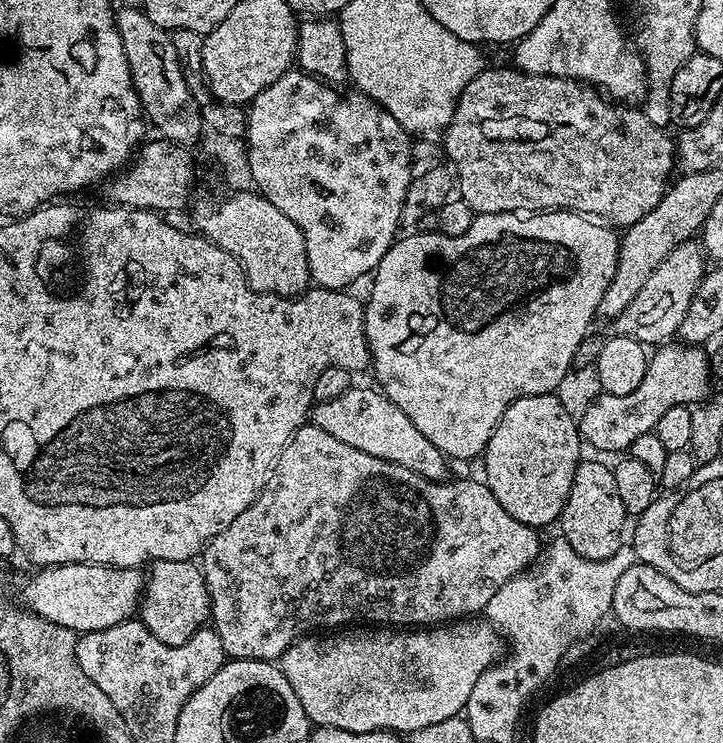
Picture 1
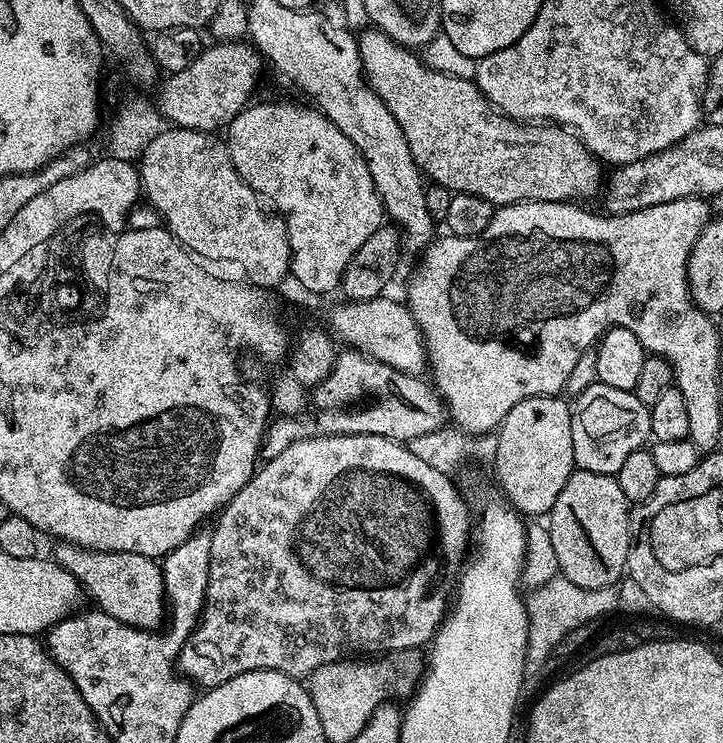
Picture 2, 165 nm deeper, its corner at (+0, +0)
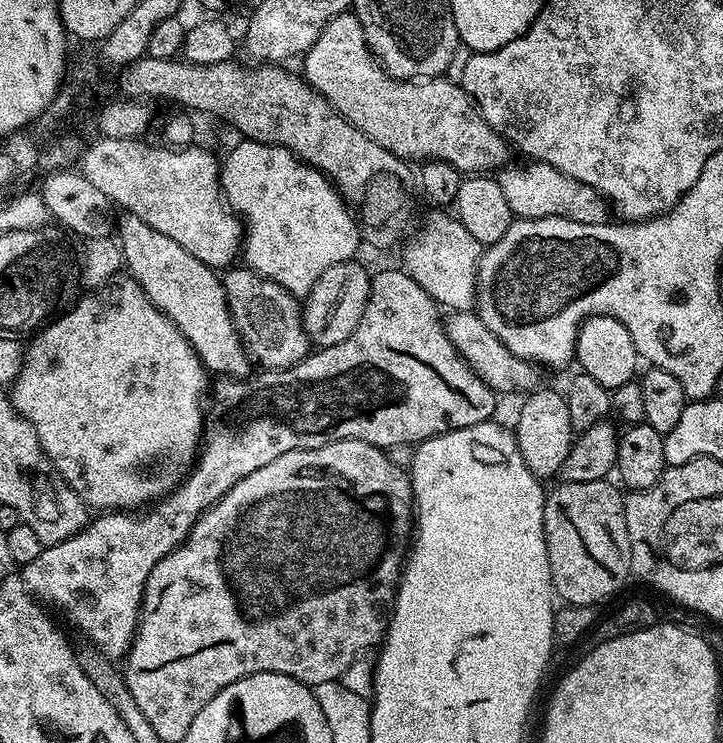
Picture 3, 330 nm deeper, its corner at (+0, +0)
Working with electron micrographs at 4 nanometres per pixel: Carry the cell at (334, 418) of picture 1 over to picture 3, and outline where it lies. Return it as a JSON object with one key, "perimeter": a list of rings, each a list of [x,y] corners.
{"perimeter":[[[121,215],[120,255],[127,275],[138,282],[138,286],[178,326],[178,330],[191,342],[192,348],[200,355],[209,373],[223,377],[244,378],[249,375],[250,357],[248,349],[236,333],[232,315],[226,302],[224,281],[213,269],[207,268],[202,261],[194,258],[174,238],[146,226],[142,218]]]}

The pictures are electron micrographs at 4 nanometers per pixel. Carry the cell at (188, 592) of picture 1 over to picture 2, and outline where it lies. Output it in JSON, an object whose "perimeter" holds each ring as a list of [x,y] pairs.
{"perimeter":[[[63,542],[55,545],[57,548],[50,552],[51,559],[62,565],[80,583],[81,589],[93,600],[95,607],[101,612],[110,614],[118,622],[129,624],[135,628],[156,630],[166,620],[166,593],[164,590],[164,573],[161,565],[151,556],[130,554],[129,552],[97,552],[95,548],[80,548],[76,544]]]}

